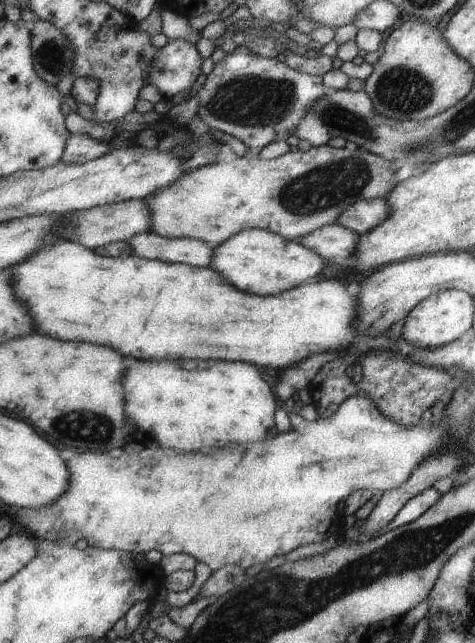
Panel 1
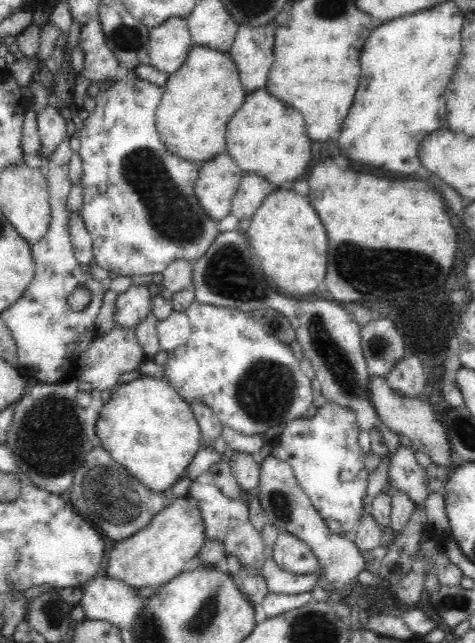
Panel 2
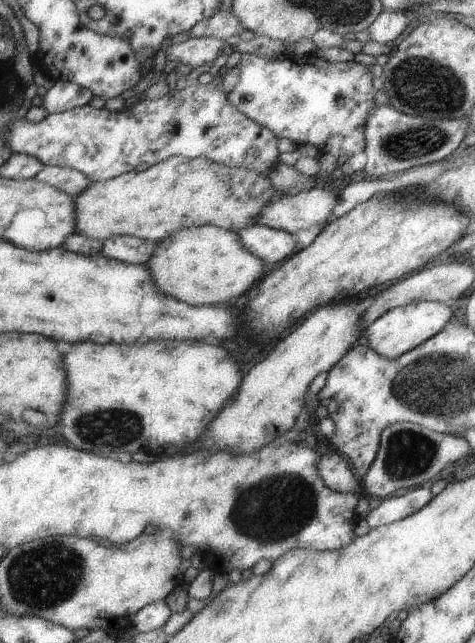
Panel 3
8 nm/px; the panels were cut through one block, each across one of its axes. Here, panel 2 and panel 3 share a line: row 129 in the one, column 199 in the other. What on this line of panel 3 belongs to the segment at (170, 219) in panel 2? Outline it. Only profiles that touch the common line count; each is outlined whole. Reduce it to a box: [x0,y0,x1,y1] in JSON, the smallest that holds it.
[5,73,278,182]

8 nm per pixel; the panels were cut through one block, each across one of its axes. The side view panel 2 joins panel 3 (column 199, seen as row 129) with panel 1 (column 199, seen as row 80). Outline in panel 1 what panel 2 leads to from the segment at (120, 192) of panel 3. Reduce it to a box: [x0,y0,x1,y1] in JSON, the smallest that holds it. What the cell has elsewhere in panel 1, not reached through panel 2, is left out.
[143,145,397,248]

